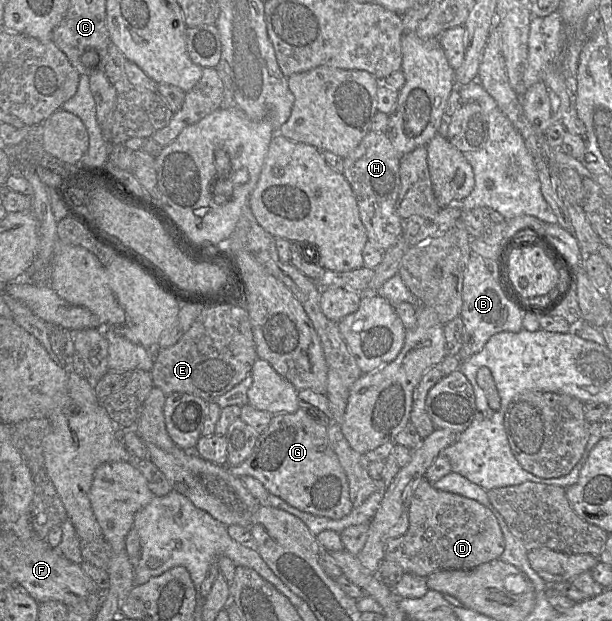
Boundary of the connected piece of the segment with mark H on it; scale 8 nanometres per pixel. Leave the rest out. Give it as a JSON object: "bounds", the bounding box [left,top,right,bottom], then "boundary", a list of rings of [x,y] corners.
{"bounds":[343,131,403,251],"boundary":[[[369,131],[343,160],[343,174],[356,197],[360,219],[368,241],[386,251],[402,237],[403,219],[396,212],[400,191],[400,155],[385,132]]]}

